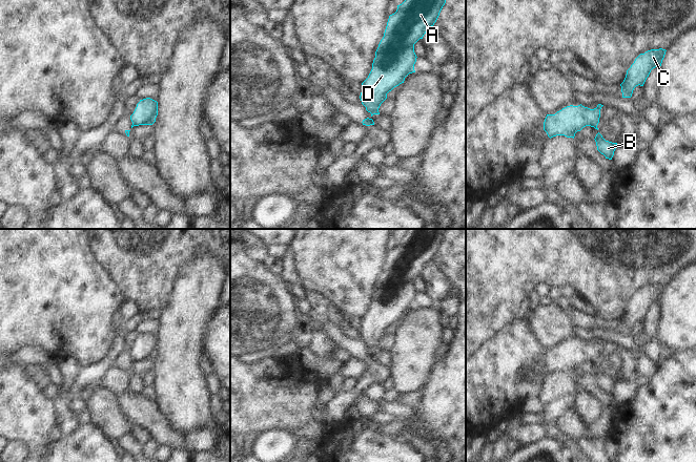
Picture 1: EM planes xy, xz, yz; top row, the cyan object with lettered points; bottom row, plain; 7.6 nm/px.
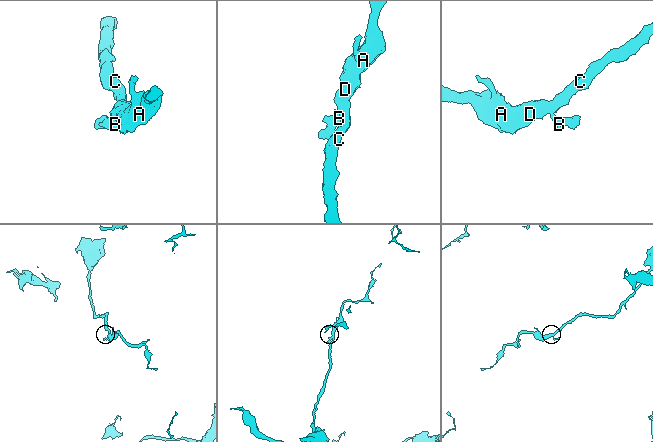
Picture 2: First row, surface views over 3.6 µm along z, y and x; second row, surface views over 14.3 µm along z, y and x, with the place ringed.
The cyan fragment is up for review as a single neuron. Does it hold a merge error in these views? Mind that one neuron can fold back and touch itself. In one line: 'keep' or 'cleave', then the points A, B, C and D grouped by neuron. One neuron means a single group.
cleave | A C D / B

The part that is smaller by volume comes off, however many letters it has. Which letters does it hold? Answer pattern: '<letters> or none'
B

